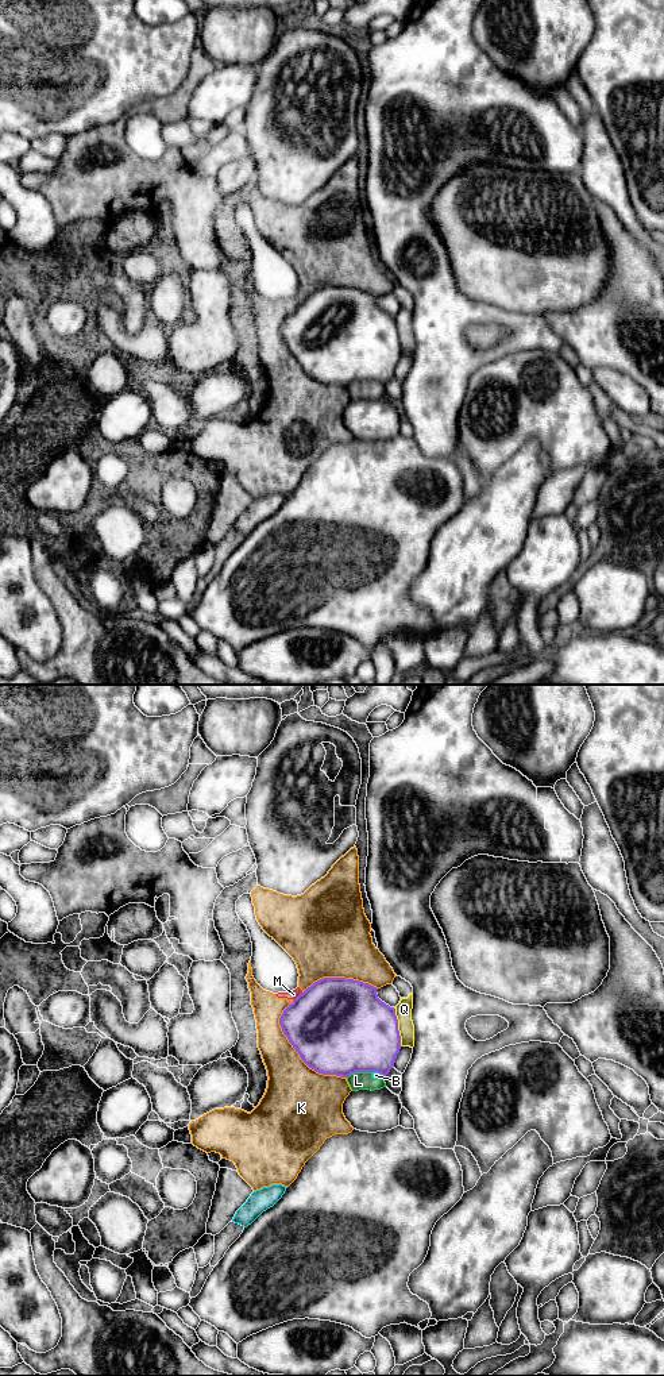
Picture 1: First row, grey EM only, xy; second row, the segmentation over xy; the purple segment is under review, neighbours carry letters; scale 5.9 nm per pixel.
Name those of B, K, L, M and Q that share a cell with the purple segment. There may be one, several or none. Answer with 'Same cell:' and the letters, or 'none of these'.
Same cell: none of these

